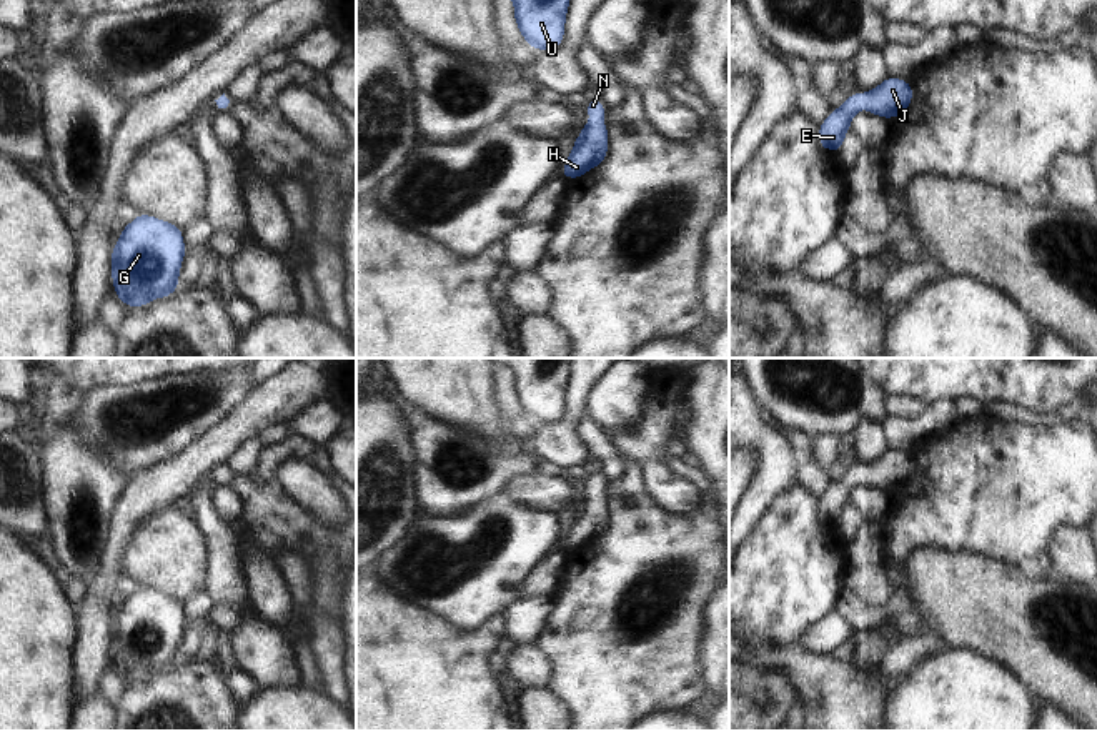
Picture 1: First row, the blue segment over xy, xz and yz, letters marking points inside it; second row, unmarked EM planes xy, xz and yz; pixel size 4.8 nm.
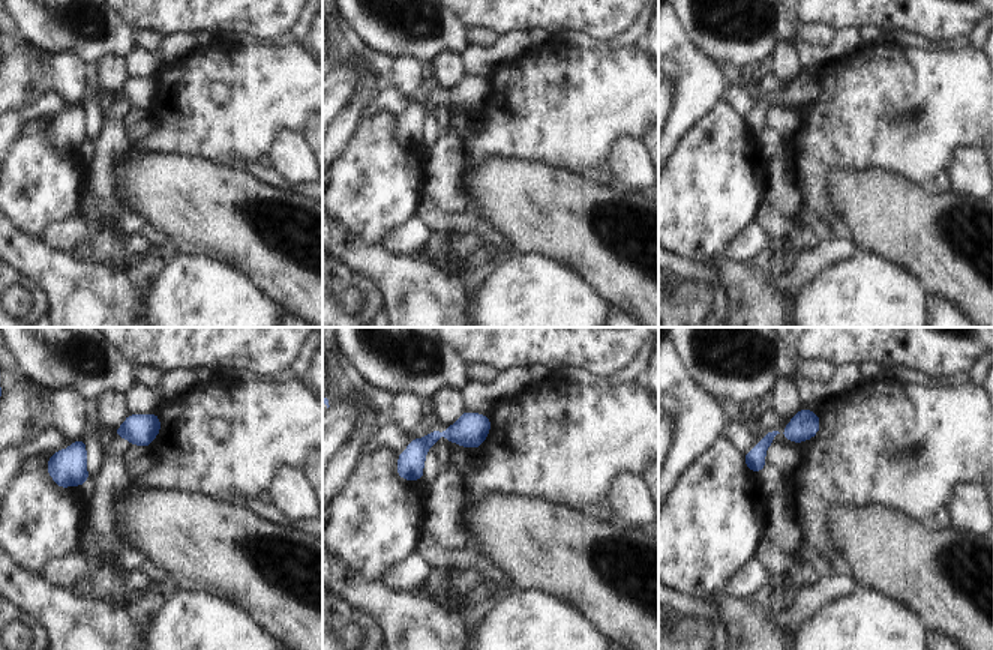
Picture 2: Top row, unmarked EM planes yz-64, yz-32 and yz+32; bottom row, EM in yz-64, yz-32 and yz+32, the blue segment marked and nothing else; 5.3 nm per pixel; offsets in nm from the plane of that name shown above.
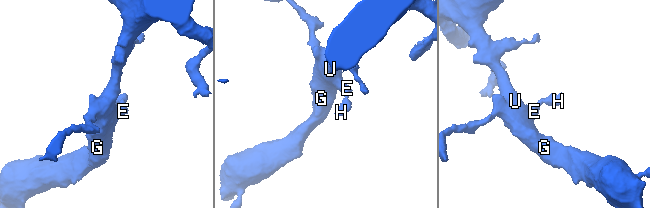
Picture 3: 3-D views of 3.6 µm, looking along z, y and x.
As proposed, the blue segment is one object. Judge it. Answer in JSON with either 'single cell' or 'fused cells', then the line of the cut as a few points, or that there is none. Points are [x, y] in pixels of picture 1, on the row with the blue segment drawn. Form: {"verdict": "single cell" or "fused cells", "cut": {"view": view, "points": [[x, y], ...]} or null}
{"verdict": "single cell", "cut": null}

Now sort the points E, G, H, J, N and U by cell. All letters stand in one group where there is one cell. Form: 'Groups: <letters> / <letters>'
Groups: E G H J N U.

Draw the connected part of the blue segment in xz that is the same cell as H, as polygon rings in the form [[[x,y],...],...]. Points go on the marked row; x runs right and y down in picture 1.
[[[591,100],[584,105],[591,120],[581,128],[581,135],[574,138],[574,148],[571,150],[564,168],[559,172],[564,178],[583,178],[583,175],[603,163],[608,155],[608,128],[601,122],[606,110],[601,102]]]

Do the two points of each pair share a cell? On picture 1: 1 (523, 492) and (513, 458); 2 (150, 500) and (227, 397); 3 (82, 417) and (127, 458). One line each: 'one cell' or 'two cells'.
1: two cells
2: two cells
3: one cell

